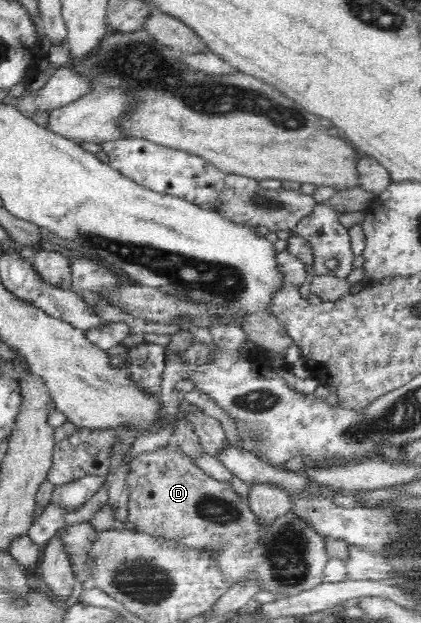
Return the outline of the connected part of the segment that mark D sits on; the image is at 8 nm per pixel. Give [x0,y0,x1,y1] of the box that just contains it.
[126,441,329,596]

